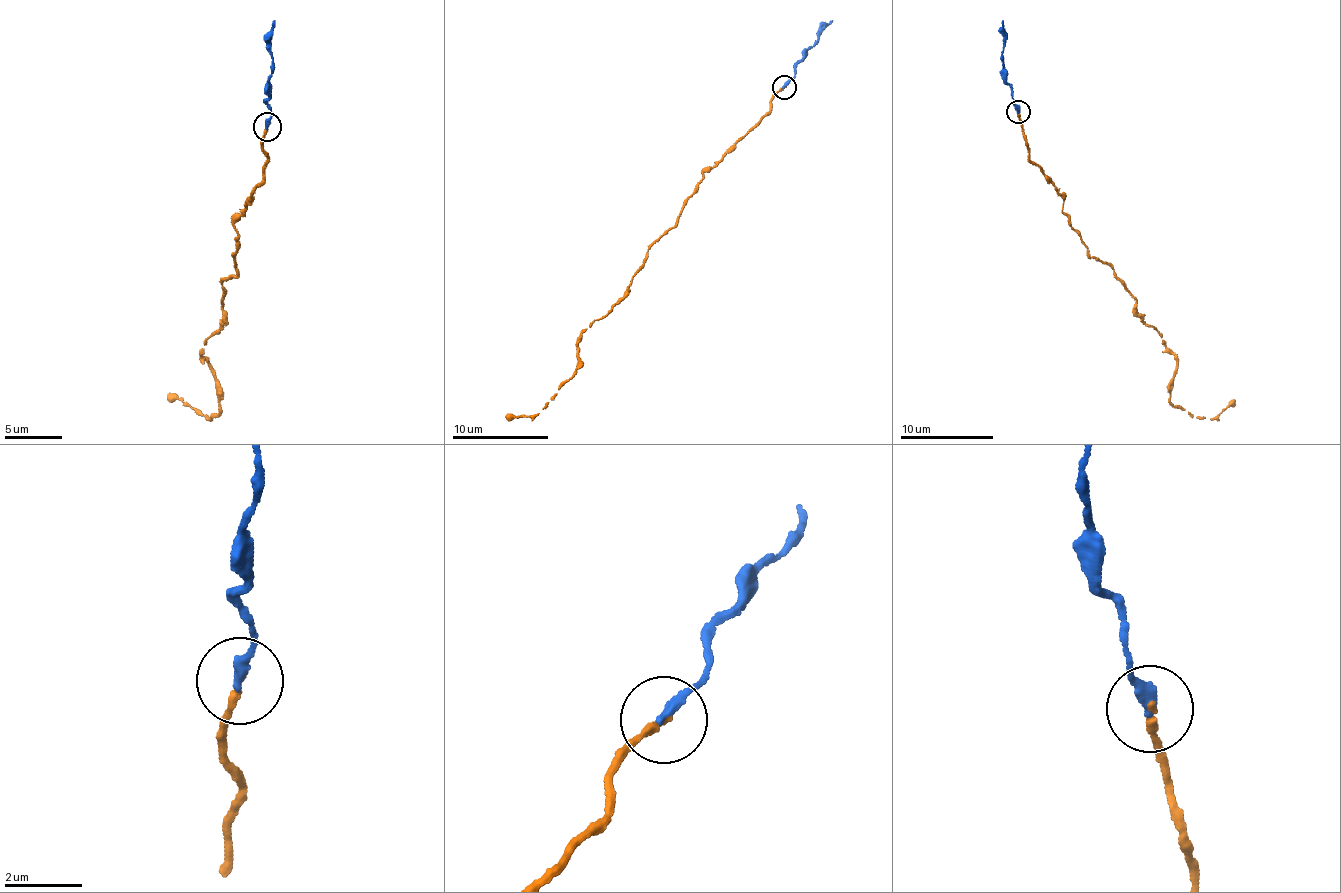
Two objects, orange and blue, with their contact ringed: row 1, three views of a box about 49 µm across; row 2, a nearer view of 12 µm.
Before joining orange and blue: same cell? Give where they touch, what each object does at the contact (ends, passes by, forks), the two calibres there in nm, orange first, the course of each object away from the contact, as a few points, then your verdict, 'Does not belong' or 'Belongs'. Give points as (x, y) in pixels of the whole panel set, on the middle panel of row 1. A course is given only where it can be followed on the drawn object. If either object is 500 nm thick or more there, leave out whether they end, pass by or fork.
Place: (784, 87). At the ring orange ends. At the ring blue ends. Thickness 160 nm (orange) against 280 nm. Course of orange: (784, 88), (757, 126), (702, 171), (675, 226), (581, 335), (572, 375), (538, 413), (505, 416). Course of blue: (784, 88), (832, 20). Belongs

